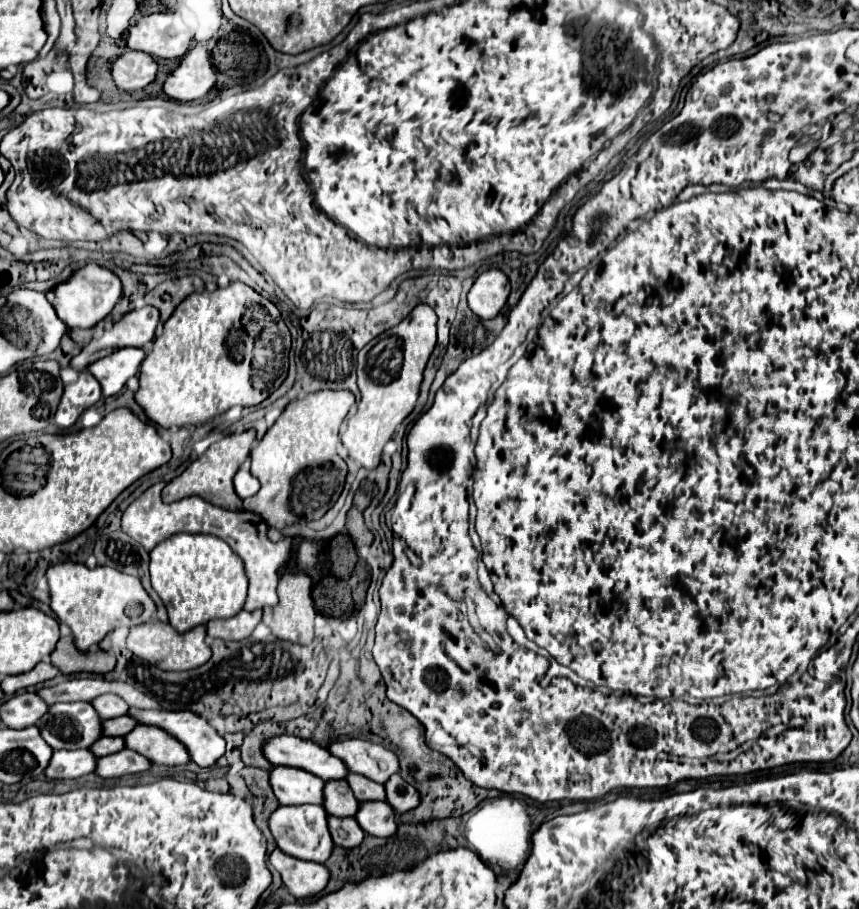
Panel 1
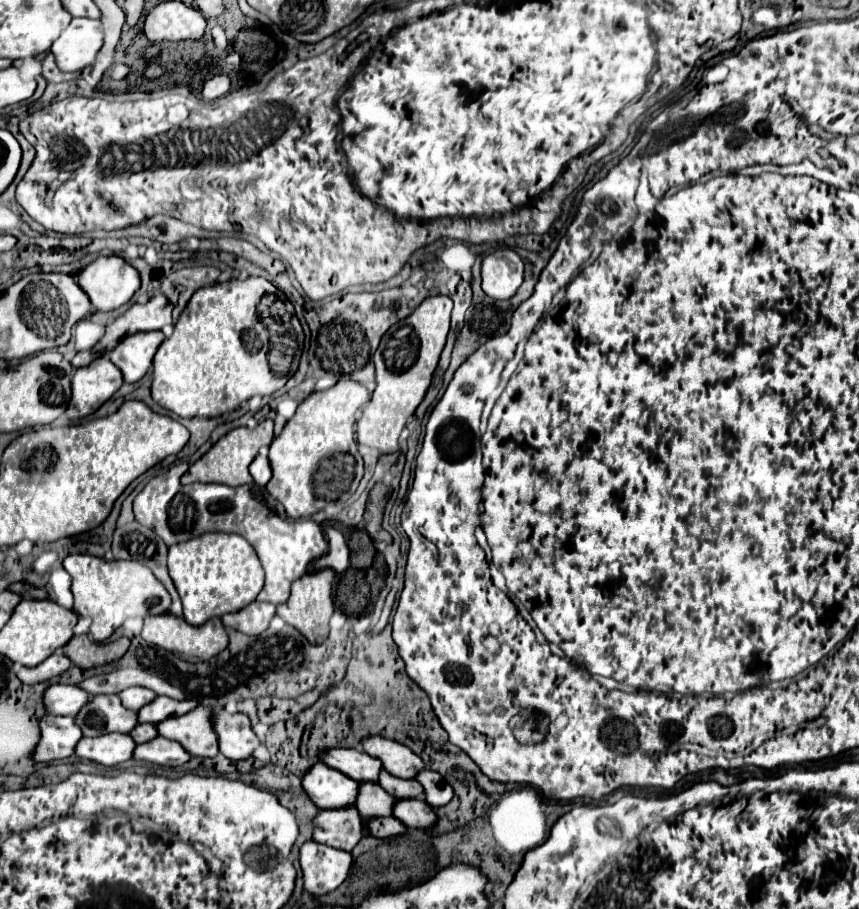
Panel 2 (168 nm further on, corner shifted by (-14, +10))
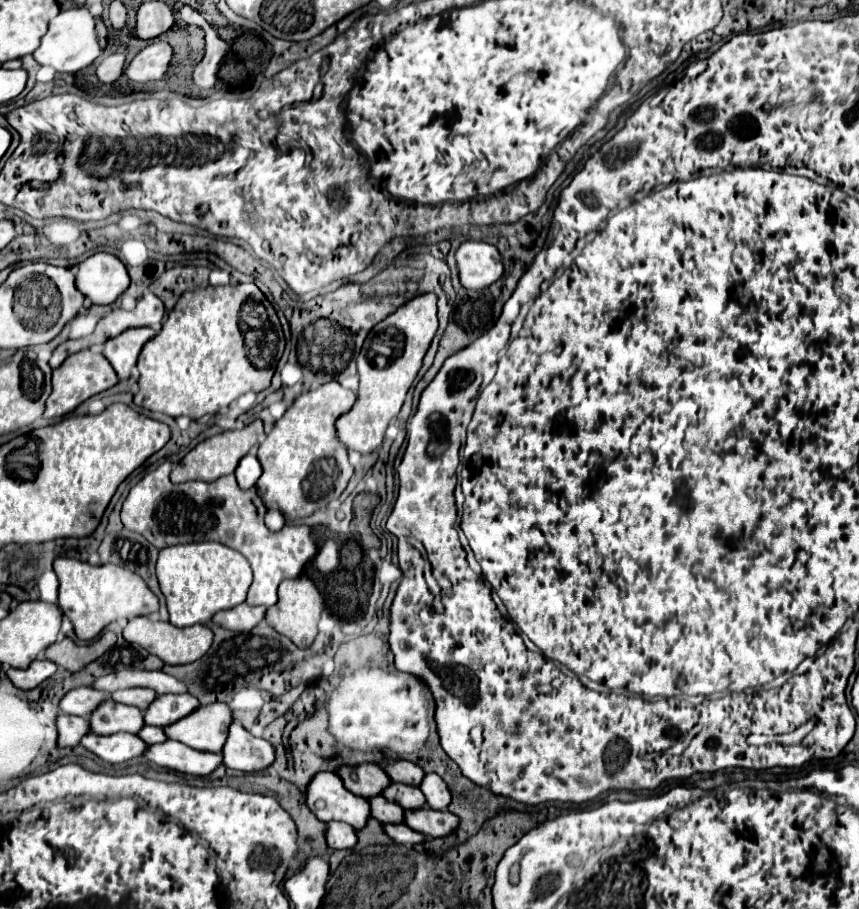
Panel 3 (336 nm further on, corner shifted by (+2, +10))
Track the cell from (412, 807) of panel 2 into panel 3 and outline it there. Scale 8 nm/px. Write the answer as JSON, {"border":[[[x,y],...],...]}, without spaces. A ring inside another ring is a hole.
{"border":[[[428,806],[418,808],[418,810],[406,810],[404,822],[416,830],[422,832],[430,838],[442,838],[442,836],[450,836],[456,830],[456,824],[460,820],[456,820],[456,816],[452,816],[452,812],[444,812],[444,810],[432,810]]]}

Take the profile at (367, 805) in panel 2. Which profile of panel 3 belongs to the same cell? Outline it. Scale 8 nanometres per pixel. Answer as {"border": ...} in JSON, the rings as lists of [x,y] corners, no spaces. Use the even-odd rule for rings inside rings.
{"border":[[[384,796],[370,798],[370,804],[372,804],[372,816],[380,820],[382,824],[402,824],[404,822],[404,808],[384,800]]]}

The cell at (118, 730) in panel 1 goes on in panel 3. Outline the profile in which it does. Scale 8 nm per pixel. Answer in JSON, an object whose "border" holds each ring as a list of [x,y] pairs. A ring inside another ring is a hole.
{"border":[[[164,694],[158,696],[156,702],[150,704],[150,708],[144,712],[146,722],[154,726],[170,726],[184,716],[192,714],[200,702],[192,694]]]}

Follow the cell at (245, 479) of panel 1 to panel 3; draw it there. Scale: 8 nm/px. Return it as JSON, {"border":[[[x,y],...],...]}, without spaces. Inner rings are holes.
{"border":[[[254,446],[254,448],[240,460],[240,464],[238,464],[238,468],[236,468],[236,478],[238,478],[240,488],[244,488],[244,490],[252,488],[252,486],[258,482],[260,474],[262,474],[262,468],[260,468],[260,462],[258,462],[258,458],[256,458],[256,446]]]}

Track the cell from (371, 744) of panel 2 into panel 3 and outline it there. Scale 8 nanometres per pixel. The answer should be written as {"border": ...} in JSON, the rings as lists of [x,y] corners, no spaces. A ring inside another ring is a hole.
{"border":[[[406,760],[392,762],[392,764],[384,766],[384,770],[394,782],[402,782],[402,784],[410,784],[410,786],[420,786],[420,782],[424,778],[424,770],[420,766],[416,766],[414,762],[406,762]]]}

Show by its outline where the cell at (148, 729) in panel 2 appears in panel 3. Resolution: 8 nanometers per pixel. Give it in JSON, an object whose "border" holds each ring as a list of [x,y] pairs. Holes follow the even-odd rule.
{"border":[[[146,726],[146,728],[140,732],[140,738],[142,738],[146,744],[160,744],[160,742],[168,740],[164,728],[158,728],[158,726]]]}

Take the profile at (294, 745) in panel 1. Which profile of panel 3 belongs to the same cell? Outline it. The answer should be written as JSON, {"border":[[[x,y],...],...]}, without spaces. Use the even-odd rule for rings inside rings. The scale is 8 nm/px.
{"border":[[[360,764],[356,768],[340,768],[338,776],[344,780],[344,786],[362,798],[372,798],[384,792],[392,782],[388,774],[378,764]]]}

